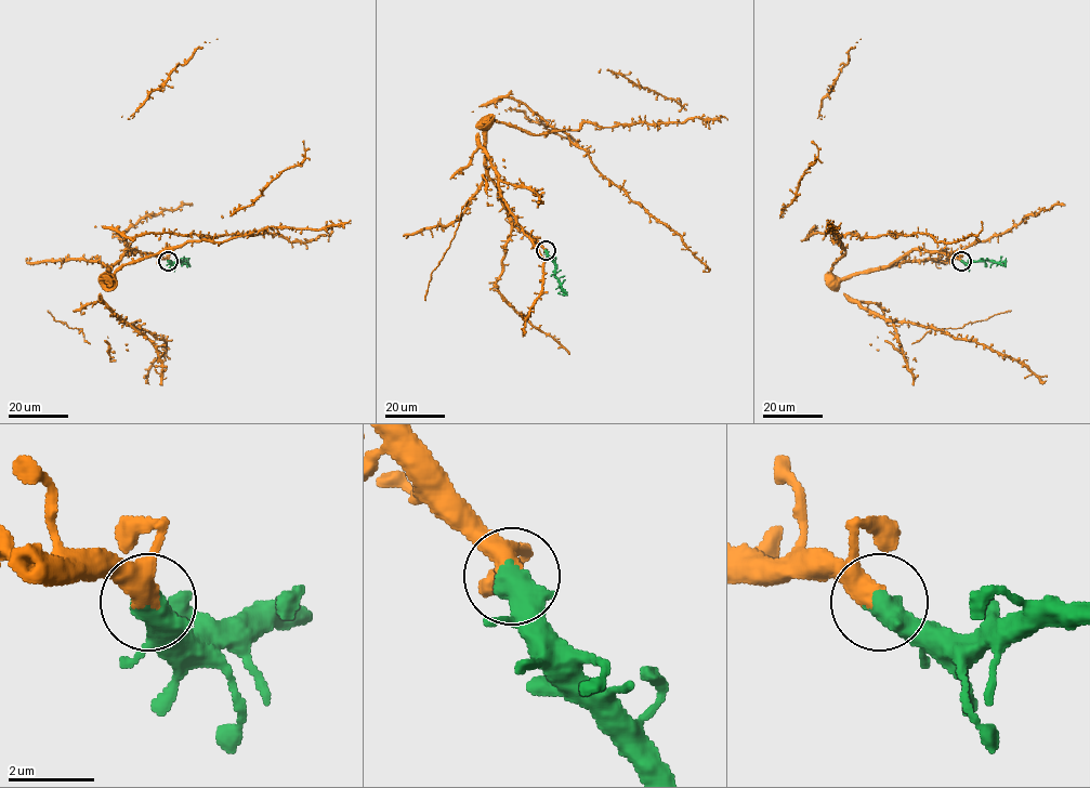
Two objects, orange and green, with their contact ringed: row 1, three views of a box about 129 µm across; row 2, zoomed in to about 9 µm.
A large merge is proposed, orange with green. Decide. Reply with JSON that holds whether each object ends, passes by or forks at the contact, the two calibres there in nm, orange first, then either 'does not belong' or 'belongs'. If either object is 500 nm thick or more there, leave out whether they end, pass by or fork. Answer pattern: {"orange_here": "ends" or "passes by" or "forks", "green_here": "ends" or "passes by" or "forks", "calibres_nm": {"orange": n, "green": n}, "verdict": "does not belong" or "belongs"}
{"calibres_nm": {"orange": 360, "green": 650}, "verdict": "belongs"}

